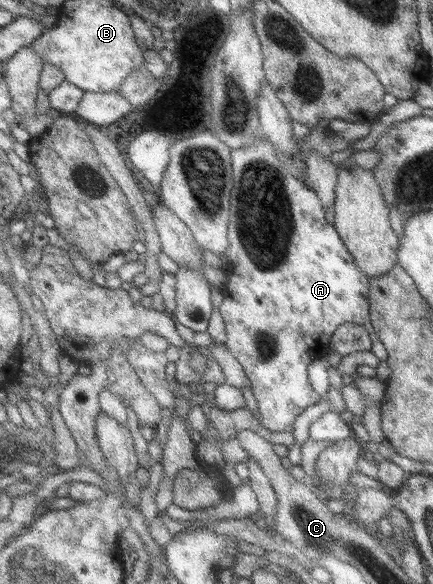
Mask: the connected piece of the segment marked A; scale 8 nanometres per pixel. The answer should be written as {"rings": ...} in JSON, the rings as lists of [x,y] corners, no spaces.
{"rings":[[[256,138],[252,145],[243,147],[239,151],[233,151],[233,169],[235,169],[235,187],[233,187],[233,207],[231,207],[231,221],[233,225],[229,225],[228,238],[231,242],[226,251],[227,261],[231,263],[233,268],[229,275],[225,290],[227,290],[227,297],[224,298],[220,308],[220,312],[224,317],[227,330],[227,341],[224,343],[230,352],[237,357],[237,359],[244,365],[244,370],[250,379],[250,386],[254,391],[258,403],[258,420],[263,424],[263,428],[267,428],[271,434],[278,432],[293,432],[293,423],[295,419],[311,405],[315,405],[321,401],[321,394],[317,393],[311,385],[309,379],[308,369],[315,359],[319,359],[319,351],[321,349],[329,349],[330,339],[337,331],[337,328],[344,323],[354,323],[355,325],[362,325],[370,333],[373,340],[374,347],[370,354],[375,354],[379,361],[388,361],[389,352],[381,338],[377,335],[372,319],[370,316],[370,291],[369,291],[369,277],[359,269],[356,259],[350,252],[348,246],[345,245],[340,233],[336,230],[334,225],[331,225],[325,219],[325,207],[321,202],[315,190],[311,190],[302,179],[296,177],[296,174],[291,174],[285,163],[281,162],[277,151],[274,149],[272,143],[264,138]]]}

